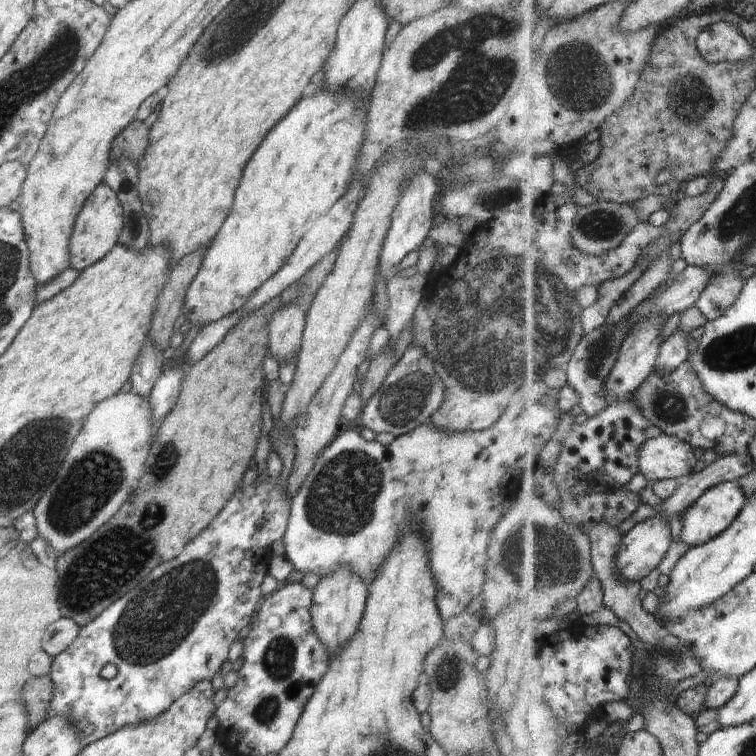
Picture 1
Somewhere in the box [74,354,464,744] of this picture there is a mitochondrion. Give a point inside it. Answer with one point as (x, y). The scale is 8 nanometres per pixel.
(162, 614)

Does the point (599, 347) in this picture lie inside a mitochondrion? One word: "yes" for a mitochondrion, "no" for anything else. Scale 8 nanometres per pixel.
yes

